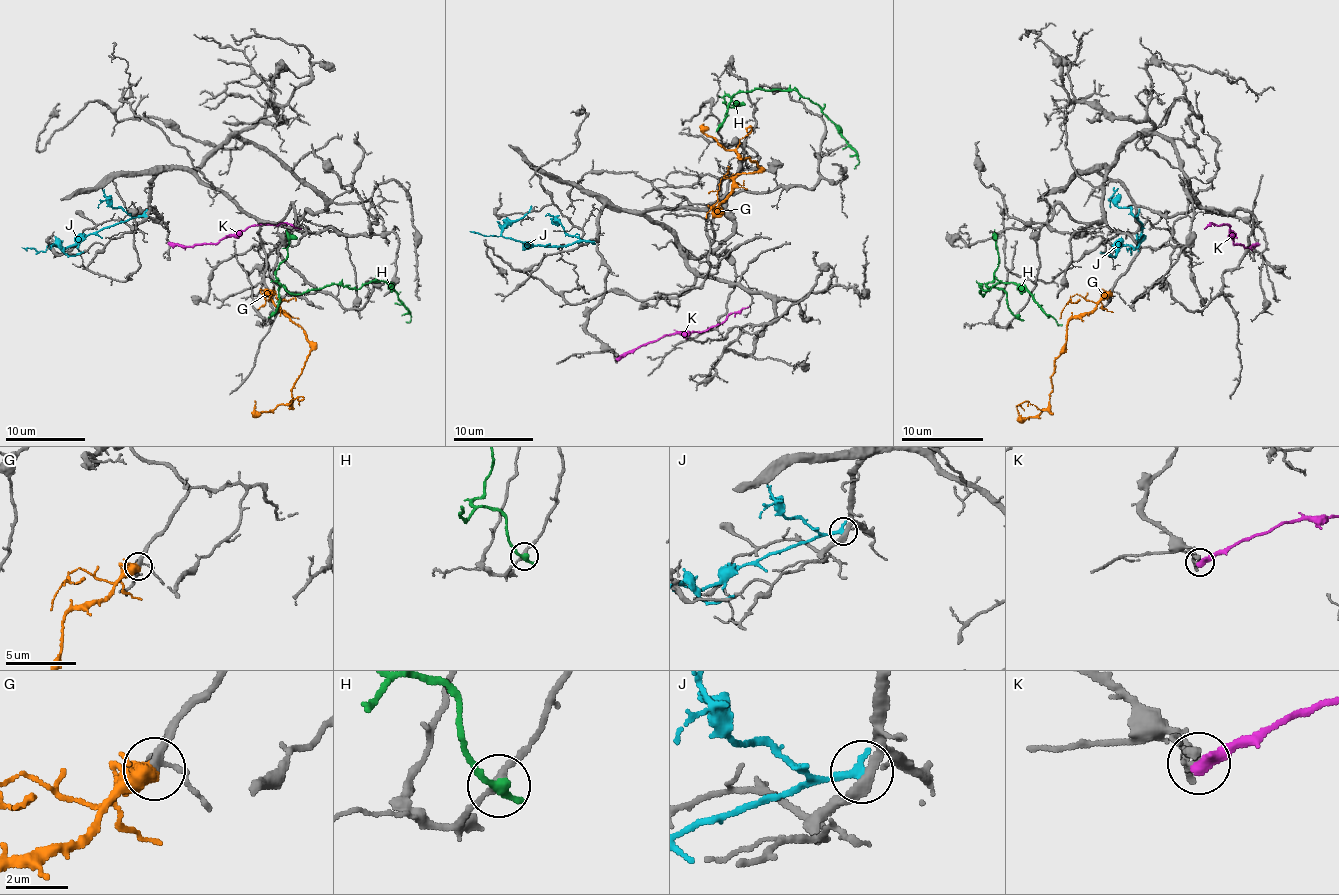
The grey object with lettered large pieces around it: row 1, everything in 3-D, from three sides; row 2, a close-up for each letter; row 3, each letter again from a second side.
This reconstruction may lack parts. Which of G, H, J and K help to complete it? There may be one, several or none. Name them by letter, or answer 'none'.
G

